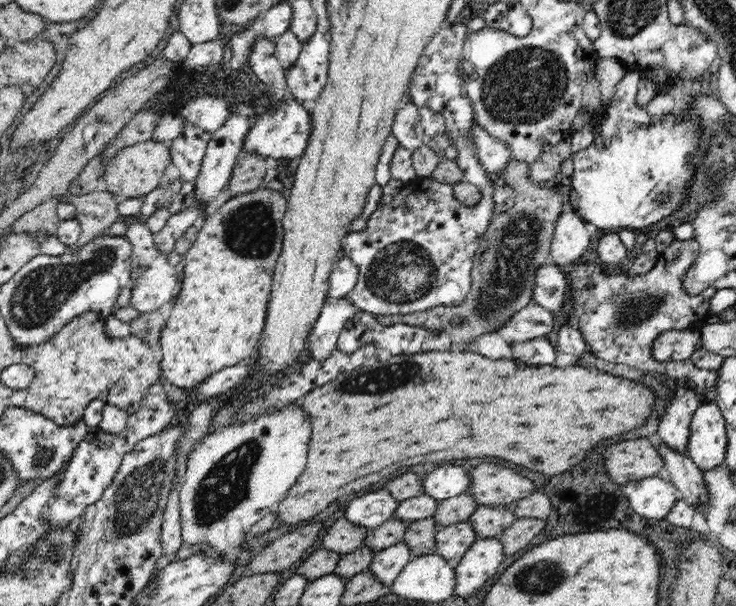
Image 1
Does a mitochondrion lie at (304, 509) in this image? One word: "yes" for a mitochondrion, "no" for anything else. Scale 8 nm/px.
no

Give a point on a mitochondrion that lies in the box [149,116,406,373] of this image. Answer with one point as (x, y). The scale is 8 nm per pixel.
(250, 231)

